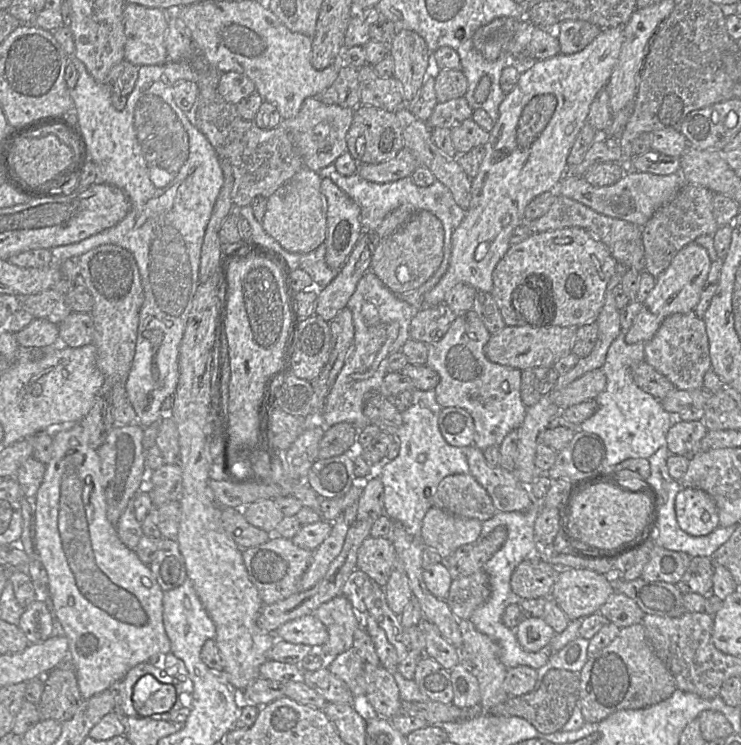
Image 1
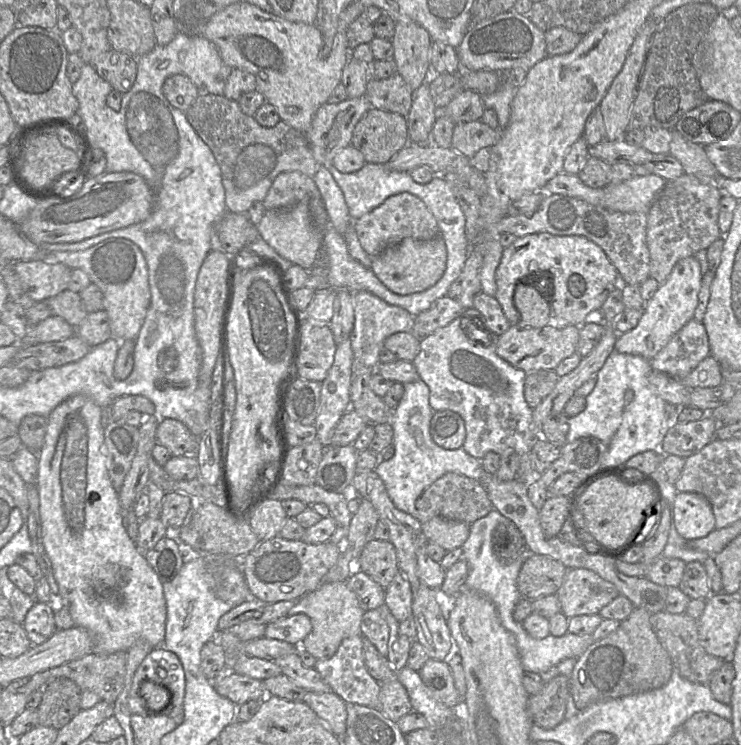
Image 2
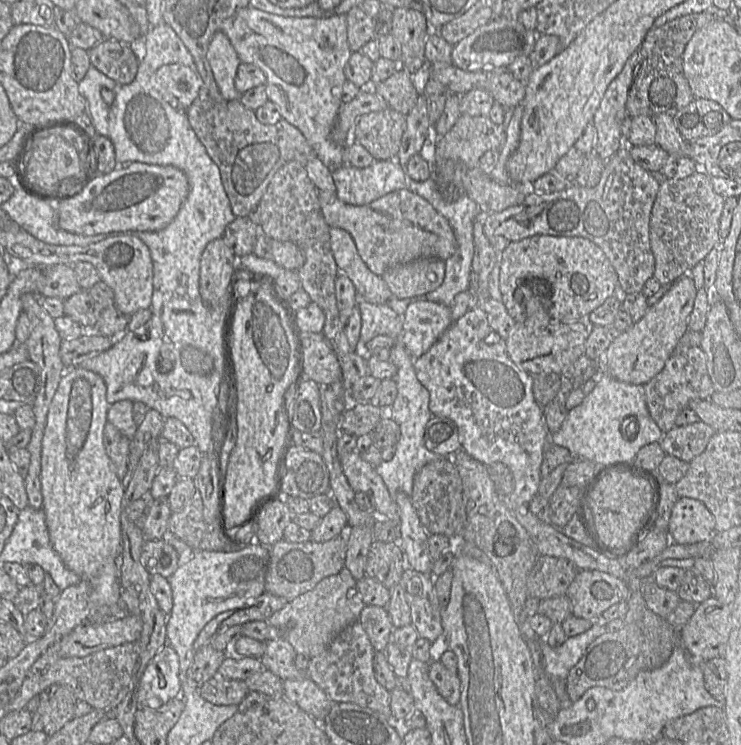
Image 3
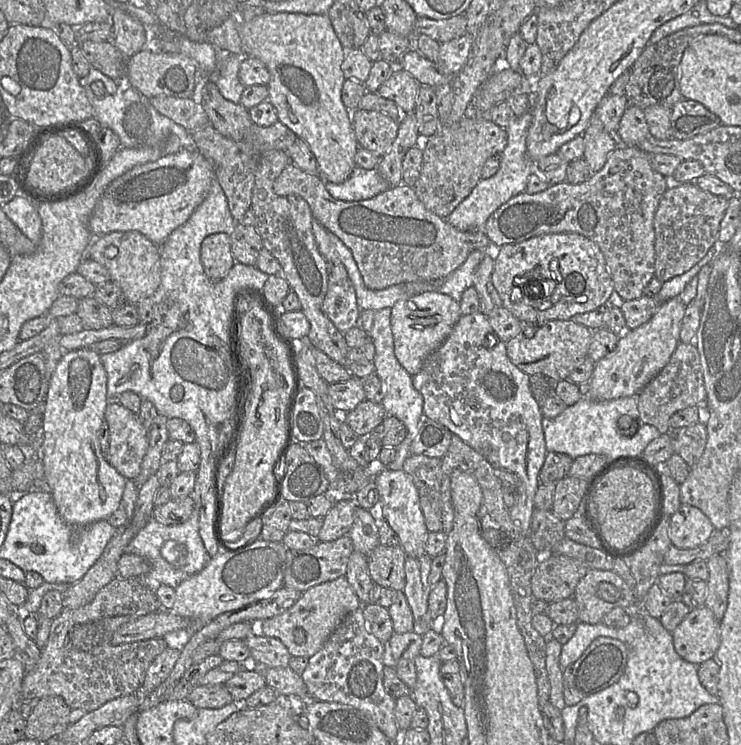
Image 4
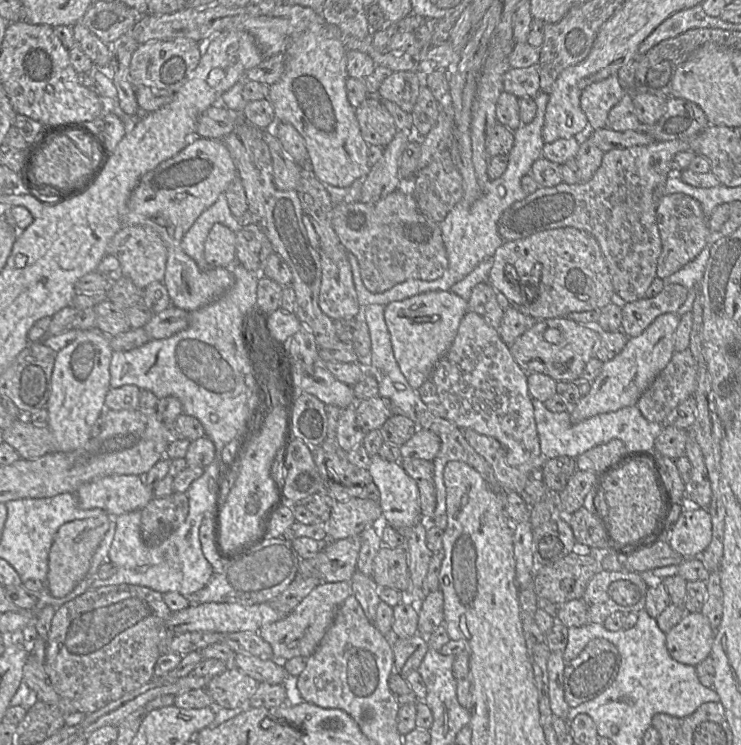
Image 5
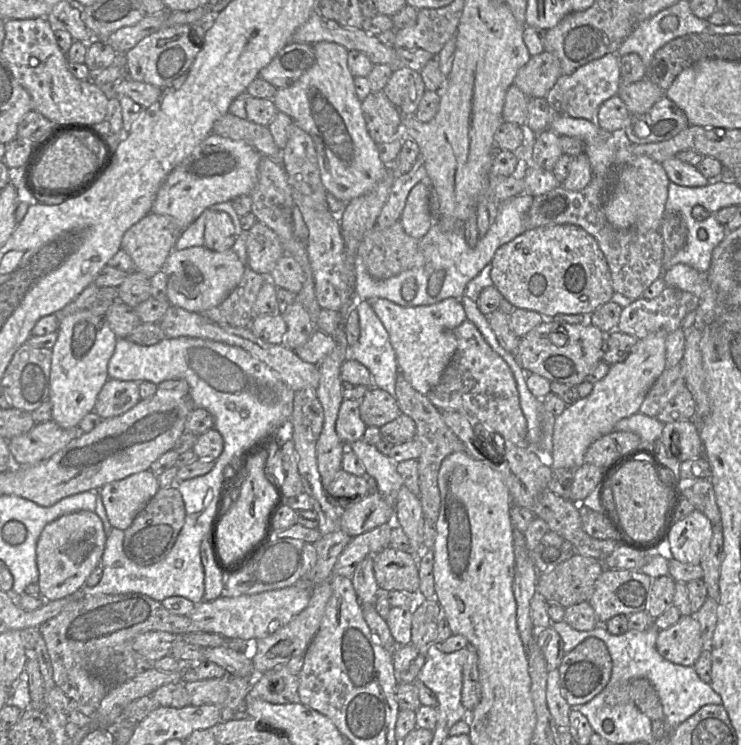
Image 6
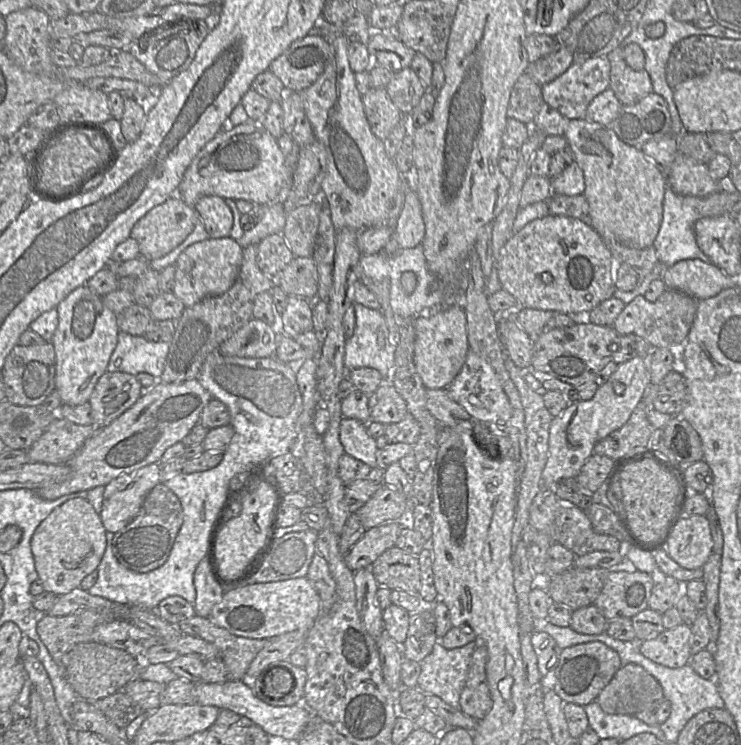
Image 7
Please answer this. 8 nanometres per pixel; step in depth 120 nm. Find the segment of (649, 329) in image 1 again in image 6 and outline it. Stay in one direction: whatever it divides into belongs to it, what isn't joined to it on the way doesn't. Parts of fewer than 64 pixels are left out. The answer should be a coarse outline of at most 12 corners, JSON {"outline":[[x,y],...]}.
{"outline":[[659,330],[556,417],[552,469],[639,412],[667,367]]}

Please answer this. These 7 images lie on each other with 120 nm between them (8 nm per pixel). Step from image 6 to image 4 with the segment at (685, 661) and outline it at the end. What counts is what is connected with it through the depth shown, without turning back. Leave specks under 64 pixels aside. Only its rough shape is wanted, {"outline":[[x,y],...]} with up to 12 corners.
{"outline":[[706,606],[672,632],[677,654],[695,665],[714,658],[720,621]]}

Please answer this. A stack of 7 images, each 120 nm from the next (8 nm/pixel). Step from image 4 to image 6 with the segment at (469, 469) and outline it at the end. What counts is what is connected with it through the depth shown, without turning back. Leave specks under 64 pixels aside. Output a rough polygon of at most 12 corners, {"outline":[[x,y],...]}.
{"outline":[[398,370],[395,396],[422,444],[419,499],[437,521],[443,460],[466,451],[426,395]]}

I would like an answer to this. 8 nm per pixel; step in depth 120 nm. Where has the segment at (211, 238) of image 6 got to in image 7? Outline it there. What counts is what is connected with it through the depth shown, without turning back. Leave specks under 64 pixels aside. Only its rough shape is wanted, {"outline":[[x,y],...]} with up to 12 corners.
{"outline":[[225,200],[194,205],[209,238],[229,237],[233,216]]}

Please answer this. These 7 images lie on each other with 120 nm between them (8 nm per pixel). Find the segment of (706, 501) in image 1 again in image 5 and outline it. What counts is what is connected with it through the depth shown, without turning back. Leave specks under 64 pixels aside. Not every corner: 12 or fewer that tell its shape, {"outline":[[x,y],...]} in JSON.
{"outline":[[686,507],[668,534],[684,558],[701,558],[712,539],[707,509]]}

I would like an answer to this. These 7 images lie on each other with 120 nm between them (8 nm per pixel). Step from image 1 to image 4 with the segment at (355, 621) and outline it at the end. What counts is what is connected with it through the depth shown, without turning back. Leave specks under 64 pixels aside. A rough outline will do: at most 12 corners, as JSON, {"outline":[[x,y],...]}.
{"outline":[[346,576],[258,623],[292,656],[321,650],[362,604]]}

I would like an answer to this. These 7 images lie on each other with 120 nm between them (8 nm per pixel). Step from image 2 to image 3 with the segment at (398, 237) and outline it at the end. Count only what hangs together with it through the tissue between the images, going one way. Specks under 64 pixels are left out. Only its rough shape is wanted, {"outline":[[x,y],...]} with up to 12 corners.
{"outline":[[395,190],[362,206],[318,191],[327,225],[377,276],[457,248],[427,200]]}

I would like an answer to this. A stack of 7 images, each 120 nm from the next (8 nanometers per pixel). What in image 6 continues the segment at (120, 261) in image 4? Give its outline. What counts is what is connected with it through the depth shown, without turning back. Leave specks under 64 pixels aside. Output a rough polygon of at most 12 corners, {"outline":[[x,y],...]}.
{"outline":[[151,212],[125,232],[121,249],[152,278],[181,235],[171,217]]}

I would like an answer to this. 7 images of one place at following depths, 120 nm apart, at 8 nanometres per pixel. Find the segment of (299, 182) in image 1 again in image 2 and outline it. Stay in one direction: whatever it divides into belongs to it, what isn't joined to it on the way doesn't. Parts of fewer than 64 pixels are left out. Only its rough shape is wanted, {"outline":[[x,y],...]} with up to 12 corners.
{"outline":[[306,202],[266,210],[256,229],[277,254],[306,270],[323,231]]}

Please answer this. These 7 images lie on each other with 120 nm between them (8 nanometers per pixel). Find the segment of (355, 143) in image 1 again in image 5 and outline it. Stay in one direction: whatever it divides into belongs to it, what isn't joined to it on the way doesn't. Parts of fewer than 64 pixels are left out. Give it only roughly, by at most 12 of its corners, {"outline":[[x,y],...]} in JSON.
{"outline":[[378,96],[356,118],[365,142],[385,148],[398,132]]}

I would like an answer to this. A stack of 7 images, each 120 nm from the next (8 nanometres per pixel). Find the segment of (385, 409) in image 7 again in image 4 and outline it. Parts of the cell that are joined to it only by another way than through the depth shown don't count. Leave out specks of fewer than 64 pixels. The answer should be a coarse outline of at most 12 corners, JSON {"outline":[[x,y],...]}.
{"outline":[[366,399],[342,418],[360,437],[372,433],[387,413]]}

